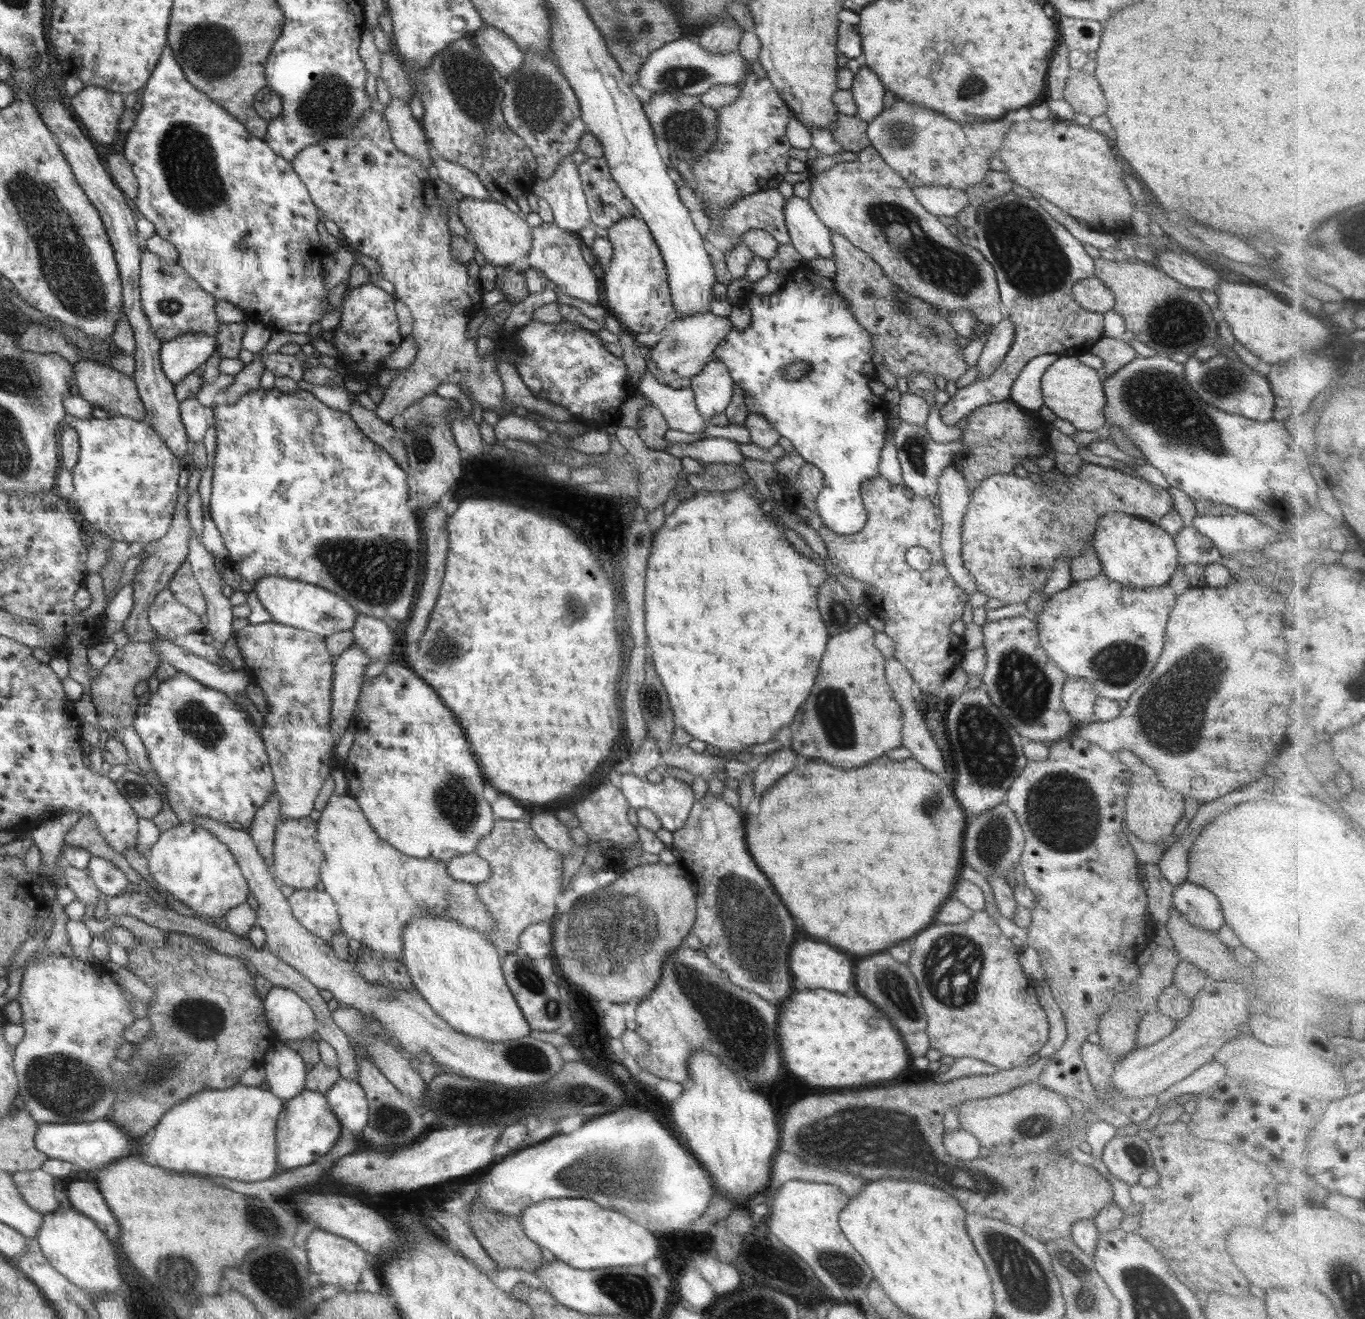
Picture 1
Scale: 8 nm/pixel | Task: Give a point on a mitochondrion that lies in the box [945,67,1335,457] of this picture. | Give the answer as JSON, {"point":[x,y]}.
{"point":[1027,252]}

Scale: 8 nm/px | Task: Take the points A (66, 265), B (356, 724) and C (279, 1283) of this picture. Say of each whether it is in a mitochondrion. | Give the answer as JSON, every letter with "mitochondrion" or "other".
{"A":"mitochondrion","B":"other","C":"mitochondrion"}

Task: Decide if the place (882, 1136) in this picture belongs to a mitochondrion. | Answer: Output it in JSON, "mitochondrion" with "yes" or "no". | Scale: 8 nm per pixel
{"mitochondrion":"yes"}

